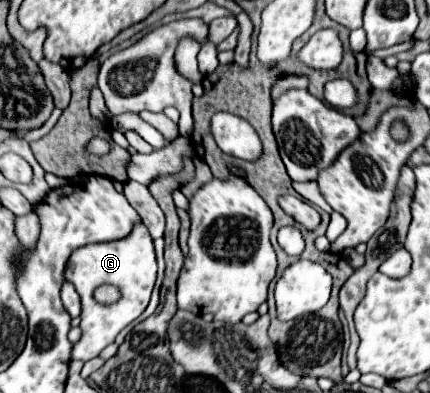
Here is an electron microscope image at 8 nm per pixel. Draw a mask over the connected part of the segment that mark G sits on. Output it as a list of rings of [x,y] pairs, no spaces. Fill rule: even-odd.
[[[136,224],[136,230],[122,240],[88,244],[72,252],[66,264],[66,280],[74,284],[82,304],[82,312],[80,312],[82,336],[72,348],[72,360],[86,362],[96,358],[108,344],[112,344],[118,332],[130,322],[134,322],[150,302],[150,294],[156,282],[156,256],[146,226]],[[102,284],[118,286],[120,298],[114,304],[100,304],[94,300],[94,290]]]

